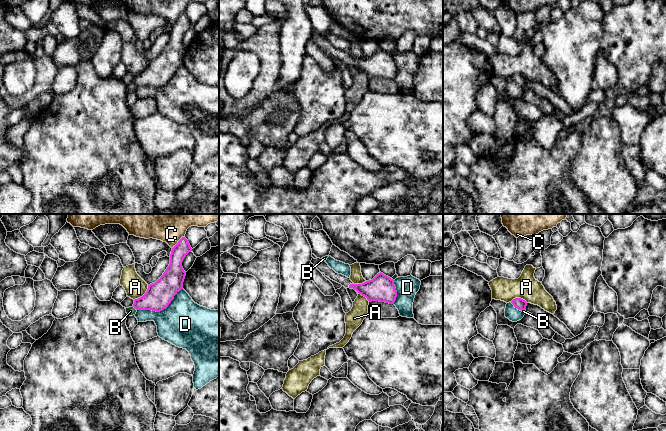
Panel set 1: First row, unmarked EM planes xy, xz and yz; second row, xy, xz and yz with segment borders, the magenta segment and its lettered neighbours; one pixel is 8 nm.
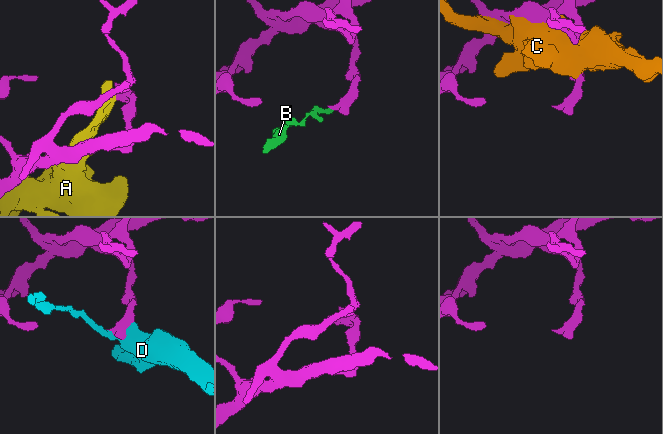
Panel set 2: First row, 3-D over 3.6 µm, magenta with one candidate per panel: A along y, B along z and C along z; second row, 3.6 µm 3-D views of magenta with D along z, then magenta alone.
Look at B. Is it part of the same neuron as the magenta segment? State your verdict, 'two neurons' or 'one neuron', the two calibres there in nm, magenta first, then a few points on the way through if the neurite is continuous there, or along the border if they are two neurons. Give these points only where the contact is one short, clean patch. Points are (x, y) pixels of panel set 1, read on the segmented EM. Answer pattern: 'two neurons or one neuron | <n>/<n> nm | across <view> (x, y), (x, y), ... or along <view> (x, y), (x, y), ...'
two neurons | 220/70 nm | along xy (133, 306), (136, 310)

